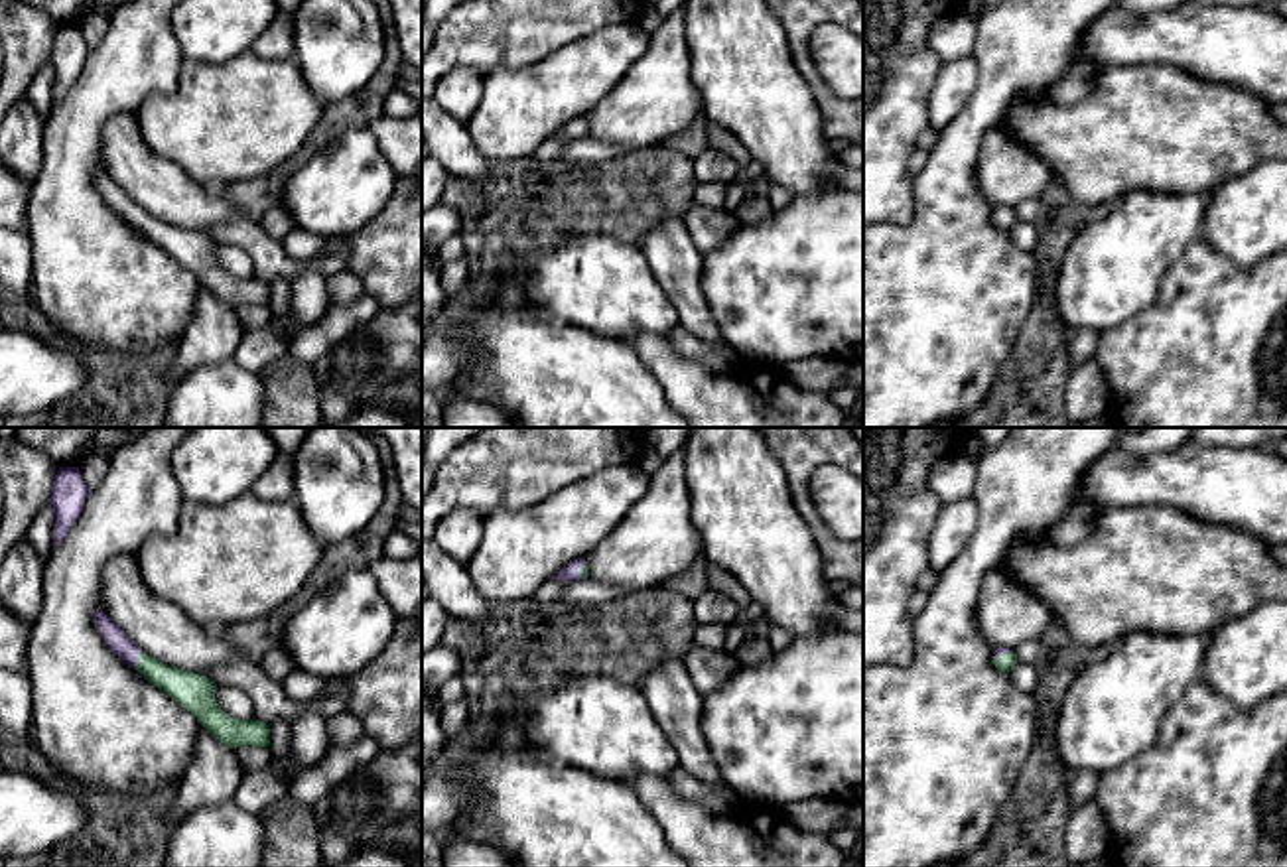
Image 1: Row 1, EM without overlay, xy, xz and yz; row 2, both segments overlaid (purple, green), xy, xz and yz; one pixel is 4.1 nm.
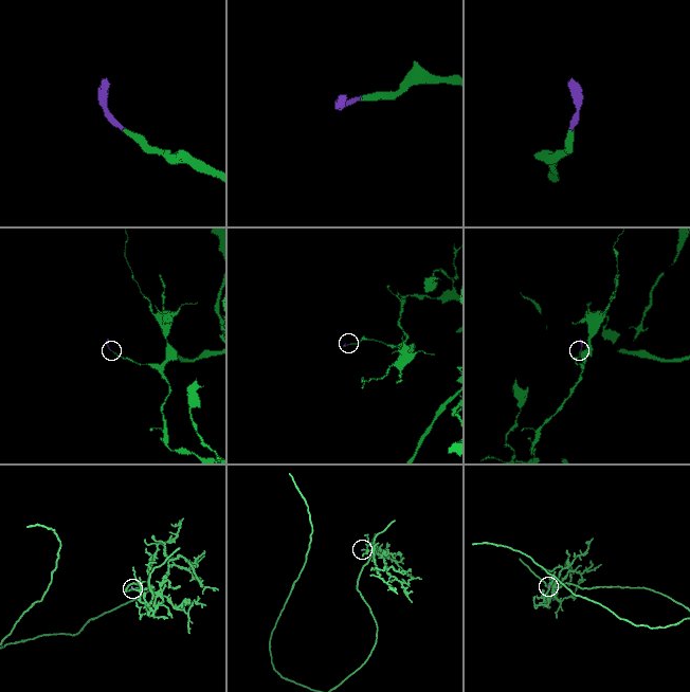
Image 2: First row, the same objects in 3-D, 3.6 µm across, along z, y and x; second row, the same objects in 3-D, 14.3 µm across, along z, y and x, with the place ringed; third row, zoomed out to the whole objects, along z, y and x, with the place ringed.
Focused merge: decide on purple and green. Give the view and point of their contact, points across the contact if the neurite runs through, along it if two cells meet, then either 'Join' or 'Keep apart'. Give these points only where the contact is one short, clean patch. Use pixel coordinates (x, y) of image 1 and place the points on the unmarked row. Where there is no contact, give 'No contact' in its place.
Touches purple at xy (136, 217). Path across: xy (113, 194), (136, 217), (188, 247). Join

